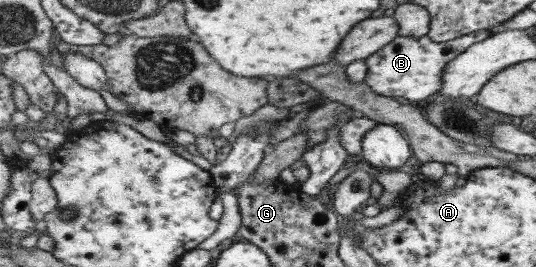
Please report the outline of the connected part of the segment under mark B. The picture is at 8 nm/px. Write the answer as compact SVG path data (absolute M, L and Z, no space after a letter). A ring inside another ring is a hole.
M488 29L478 30L475 33L464 34L464 36L441 43L432 41L426 35L416 38L394 37L390 44L367 58L368 76L365 80L376 93L385 97L398 98L398 96L402 96L410 101L428 99L428 96L432 96L440 90L440 86L443 86L443 78L440 77L442 68L448 62L454 61L455 56L464 52L468 46L480 42L490 35Z

